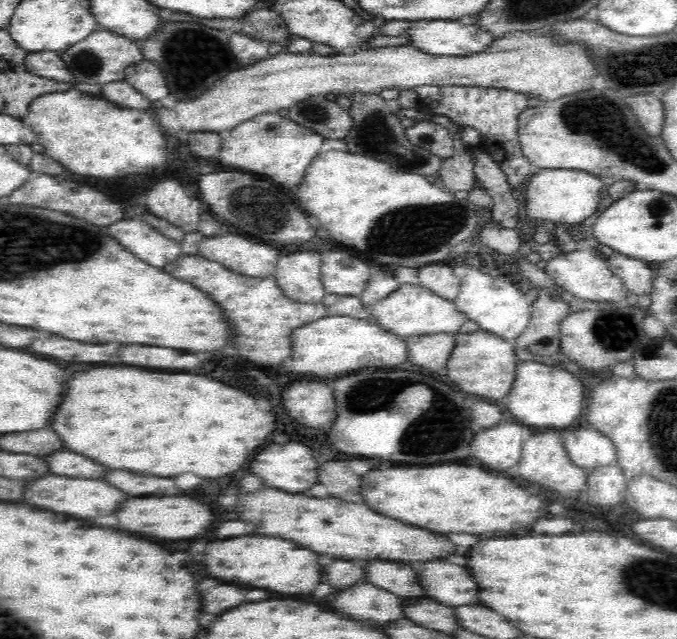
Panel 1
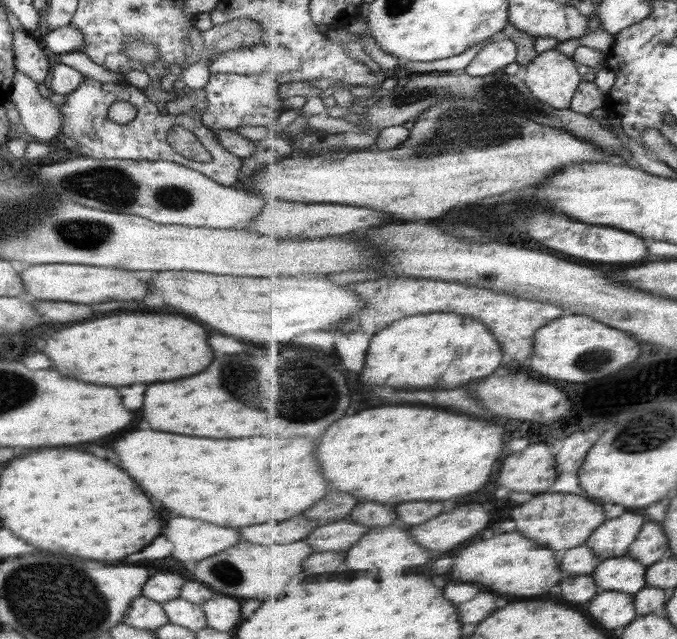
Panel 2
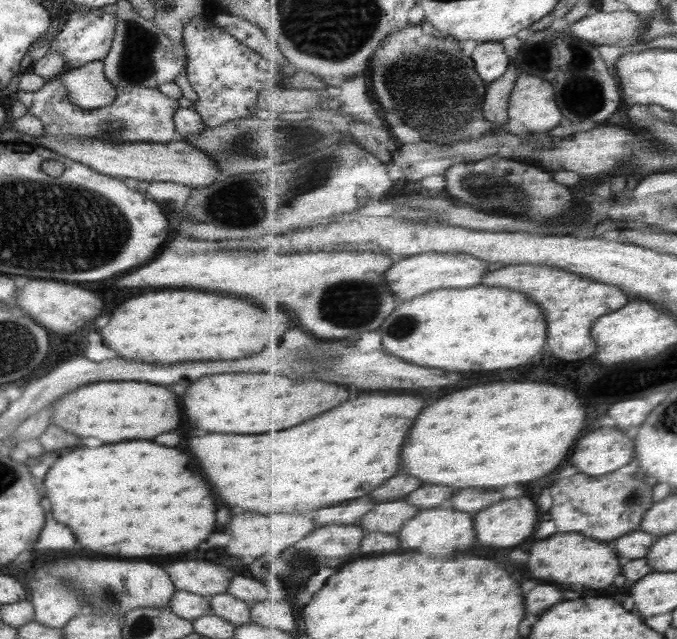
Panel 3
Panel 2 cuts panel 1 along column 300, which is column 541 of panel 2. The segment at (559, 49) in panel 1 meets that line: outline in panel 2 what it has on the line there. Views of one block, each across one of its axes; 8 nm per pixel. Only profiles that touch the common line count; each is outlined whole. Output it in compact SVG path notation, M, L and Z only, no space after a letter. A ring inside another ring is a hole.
M556 49L541 53L526 70L525 81L533 96L559 109L570 108L583 82L573 58Z

